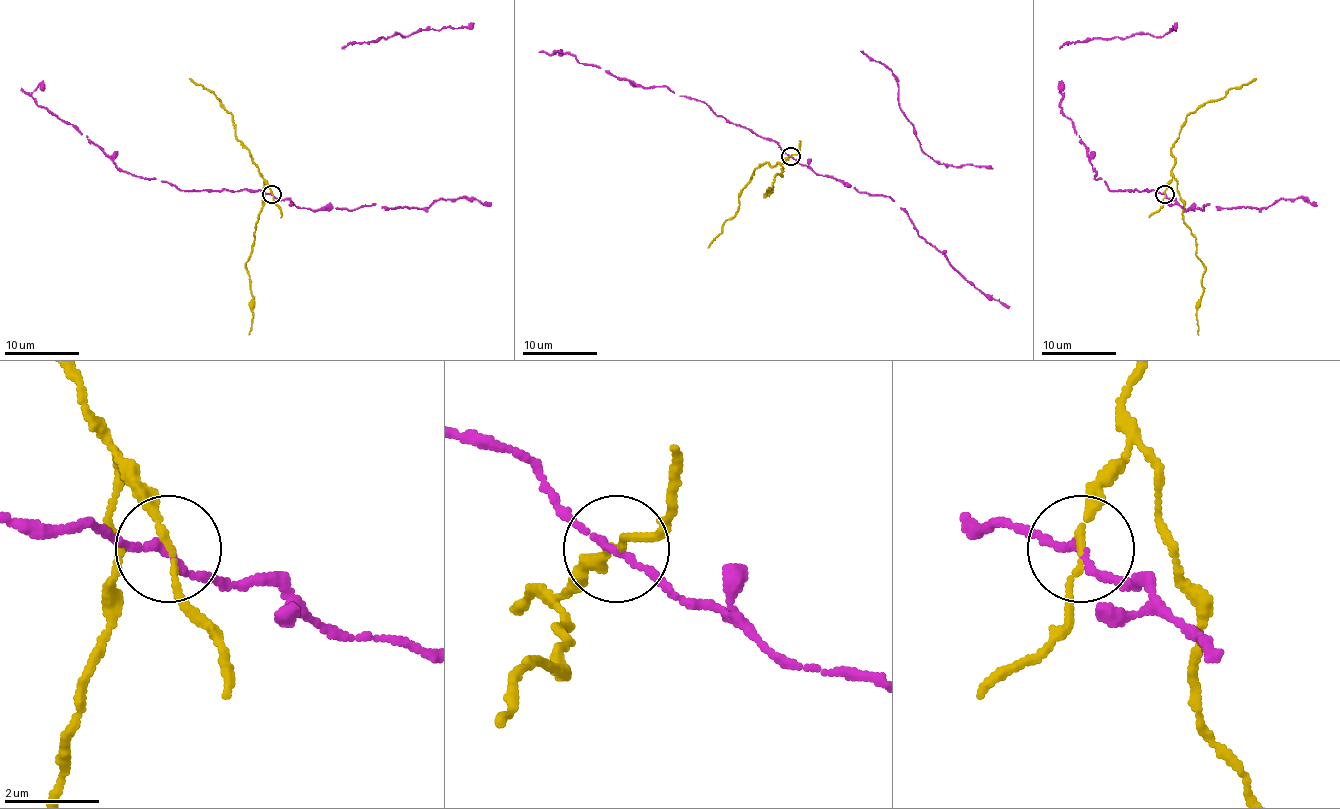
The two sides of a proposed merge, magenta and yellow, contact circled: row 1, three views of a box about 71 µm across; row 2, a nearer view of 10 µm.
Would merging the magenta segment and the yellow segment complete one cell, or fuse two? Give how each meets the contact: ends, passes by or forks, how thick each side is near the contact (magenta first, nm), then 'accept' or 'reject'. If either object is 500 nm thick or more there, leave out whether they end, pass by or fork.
magenta passes by | yellow passes by | 140/140 nm | reject

